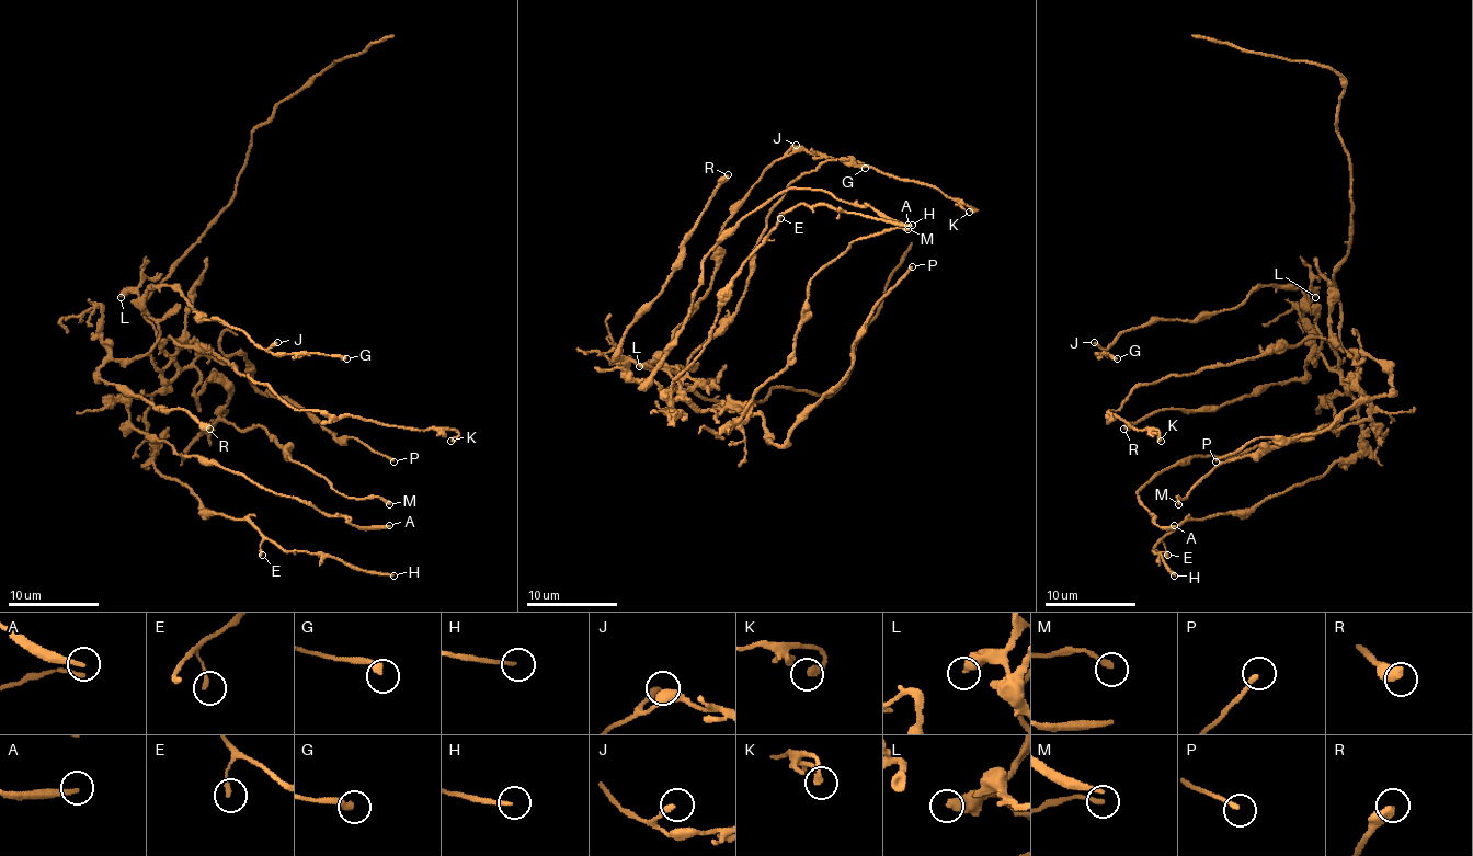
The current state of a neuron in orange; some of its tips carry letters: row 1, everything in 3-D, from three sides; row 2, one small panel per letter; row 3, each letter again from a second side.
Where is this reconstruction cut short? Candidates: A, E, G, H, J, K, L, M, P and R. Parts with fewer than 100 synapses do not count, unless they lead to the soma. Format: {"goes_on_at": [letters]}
{"goes_on_at": []}

